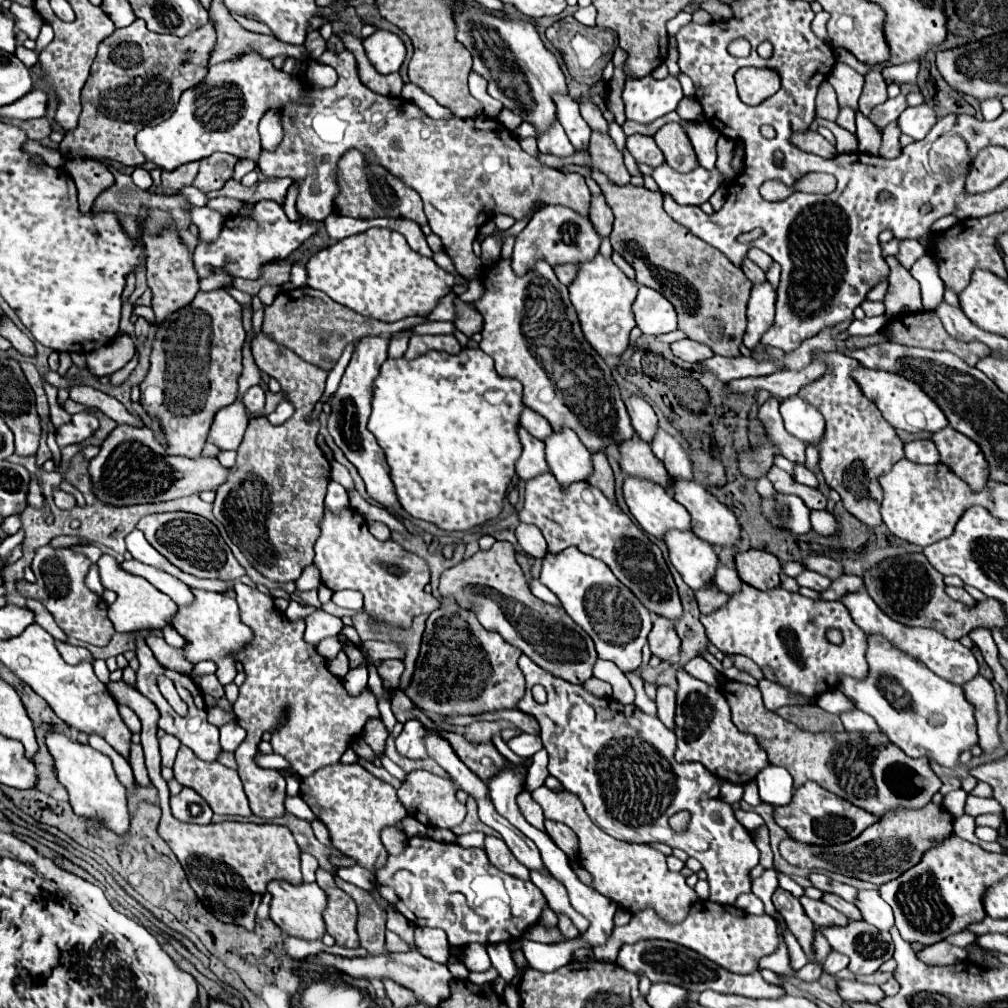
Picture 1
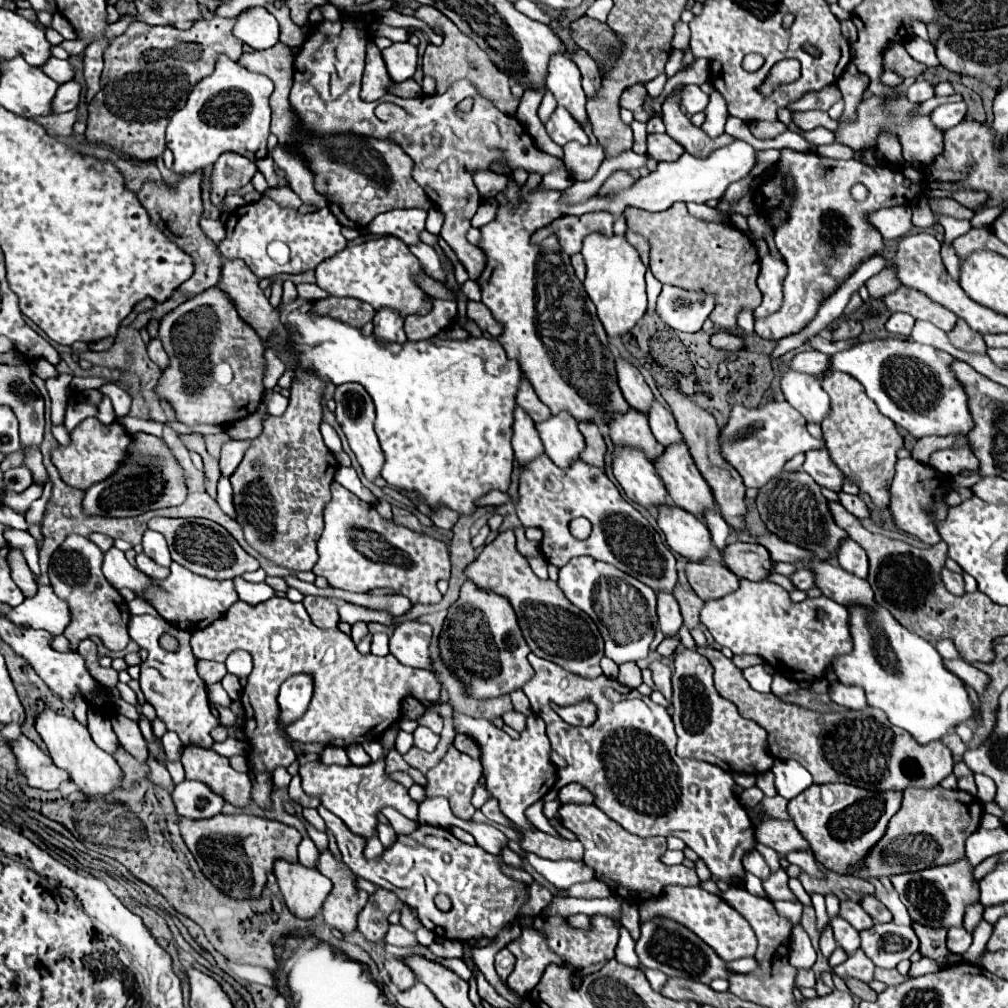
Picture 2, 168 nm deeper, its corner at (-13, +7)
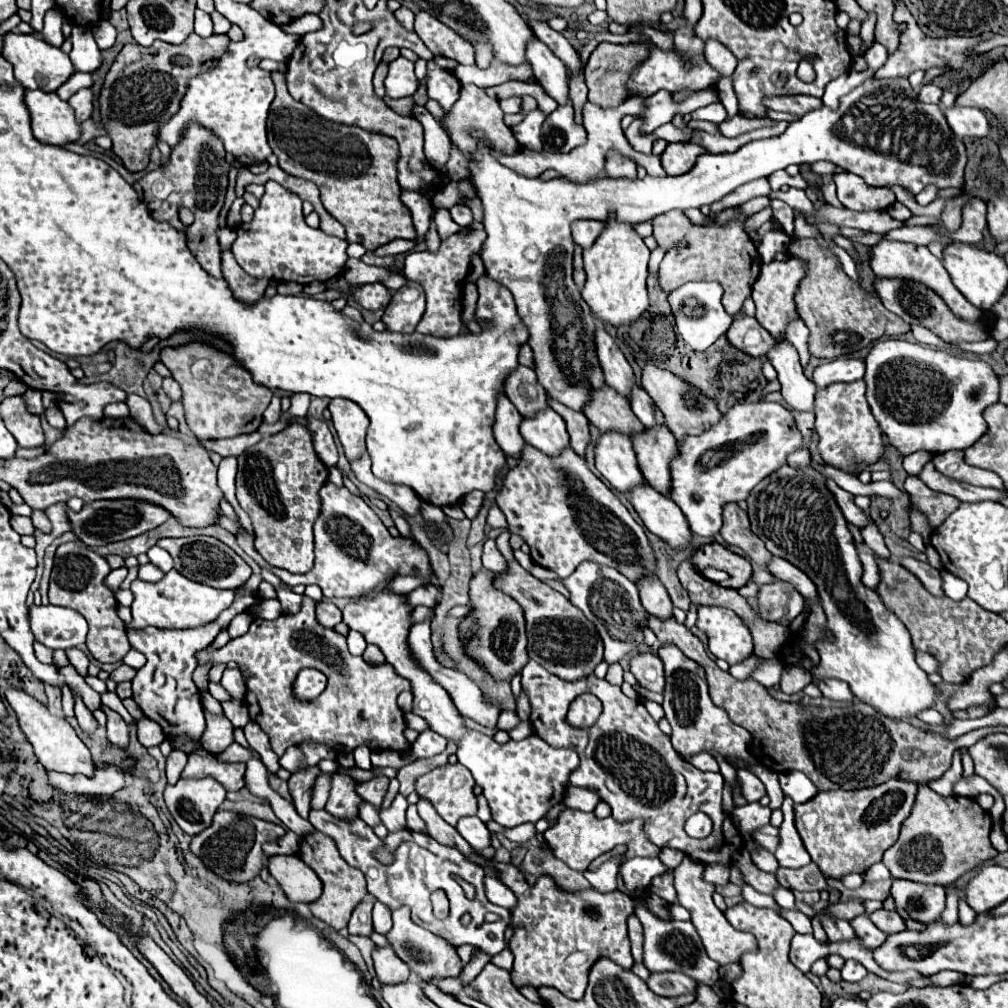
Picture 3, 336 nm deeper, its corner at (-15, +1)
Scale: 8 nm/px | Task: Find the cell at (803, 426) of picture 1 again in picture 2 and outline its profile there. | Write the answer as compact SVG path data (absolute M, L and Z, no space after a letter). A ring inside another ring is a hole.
M787 370L781 374L781 390L785 400L799 410L807 422L821 422L829 414L829 396L821 388L821 380L809 374Z

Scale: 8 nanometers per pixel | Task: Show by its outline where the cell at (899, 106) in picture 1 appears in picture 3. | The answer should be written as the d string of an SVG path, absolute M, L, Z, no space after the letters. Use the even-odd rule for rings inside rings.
M925 84L921 90L919 90L919 100L921 102L931 102L931 104L939 104L939 98L941 98L943 90L937 86L937 84Z

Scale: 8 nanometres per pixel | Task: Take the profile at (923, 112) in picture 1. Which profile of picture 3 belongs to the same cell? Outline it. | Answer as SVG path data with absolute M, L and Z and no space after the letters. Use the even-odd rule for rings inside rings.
M947 108L945 118L957 138L989 136L989 122L979 108Z

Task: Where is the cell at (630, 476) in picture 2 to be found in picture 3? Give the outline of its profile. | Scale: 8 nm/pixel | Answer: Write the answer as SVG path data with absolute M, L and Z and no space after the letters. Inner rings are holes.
M619 432L601 434L595 446L595 466L601 476L623 494L629 494L637 486L647 486L631 438Z

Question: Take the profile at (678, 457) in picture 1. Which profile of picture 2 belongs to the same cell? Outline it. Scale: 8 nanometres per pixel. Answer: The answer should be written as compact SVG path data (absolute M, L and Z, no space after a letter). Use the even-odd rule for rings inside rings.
M653 400L653 404L651 404L651 408L647 412L647 420L649 420L649 428L651 428L653 436L663 446L683 442L681 432L677 430L677 424L673 420L673 414L665 406L661 406L657 400Z

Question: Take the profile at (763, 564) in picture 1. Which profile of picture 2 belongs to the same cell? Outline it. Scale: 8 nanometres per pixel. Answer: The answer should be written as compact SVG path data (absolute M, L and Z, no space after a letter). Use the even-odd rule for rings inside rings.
M733 542L727 544L725 554L721 554L725 568L729 568L737 578L745 580L765 580L773 568L769 552L761 544Z

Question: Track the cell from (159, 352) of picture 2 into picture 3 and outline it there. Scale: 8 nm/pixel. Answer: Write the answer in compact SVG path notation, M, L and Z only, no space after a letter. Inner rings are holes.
M171 376L163 378L163 390L167 392L167 396L169 396L171 400L179 400L179 398L181 398L181 388L179 388L177 380L173 380Z

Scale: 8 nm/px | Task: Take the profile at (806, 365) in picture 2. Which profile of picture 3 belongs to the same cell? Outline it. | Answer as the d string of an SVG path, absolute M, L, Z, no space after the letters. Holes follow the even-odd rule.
M835 358L831 362L819 364L813 370L813 382L817 388L825 388L833 382L853 382L863 378L863 360L853 360L853 358Z

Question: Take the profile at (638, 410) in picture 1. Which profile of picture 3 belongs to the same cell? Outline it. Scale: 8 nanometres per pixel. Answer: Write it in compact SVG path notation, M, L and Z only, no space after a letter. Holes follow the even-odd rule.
M597 324L597 354L599 362L605 372L605 382L619 394L623 394L627 400L631 398L631 390L635 386L635 374L629 366L623 352L617 348L613 338L605 332L601 324Z

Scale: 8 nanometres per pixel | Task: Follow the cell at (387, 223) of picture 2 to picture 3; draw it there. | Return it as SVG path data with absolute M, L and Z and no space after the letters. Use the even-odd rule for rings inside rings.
M403 190L403 202L405 202L407 208L411 210L413 228L415 228L415 232L417 232L417 236L425 236L425 232L429 230L429 224L431 224L431 210L433 210L431 200L427 200L427 198L425 198L423 194L419 194L419 192Z

